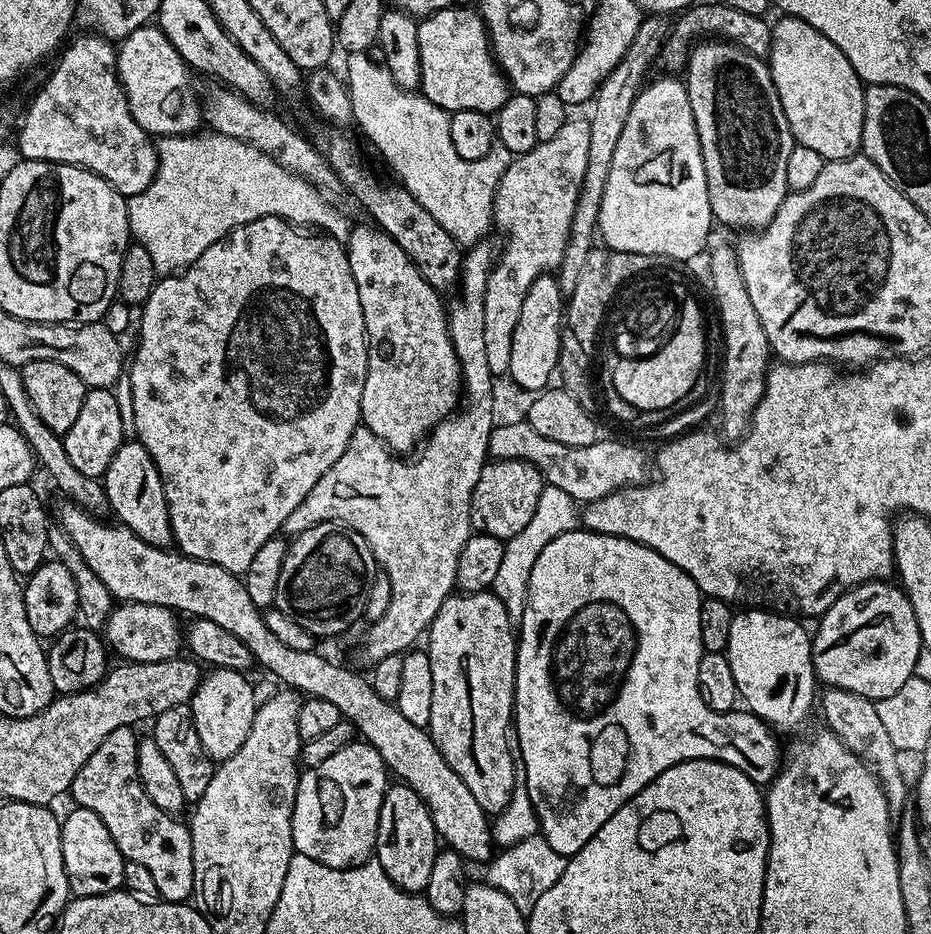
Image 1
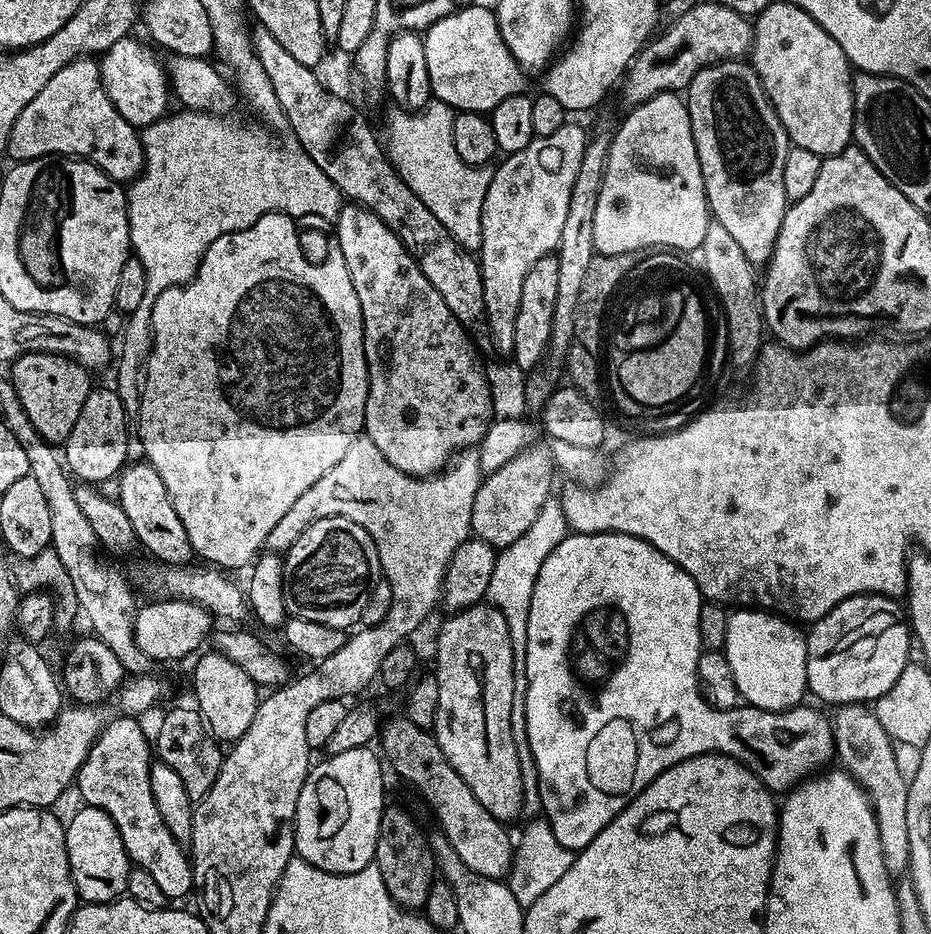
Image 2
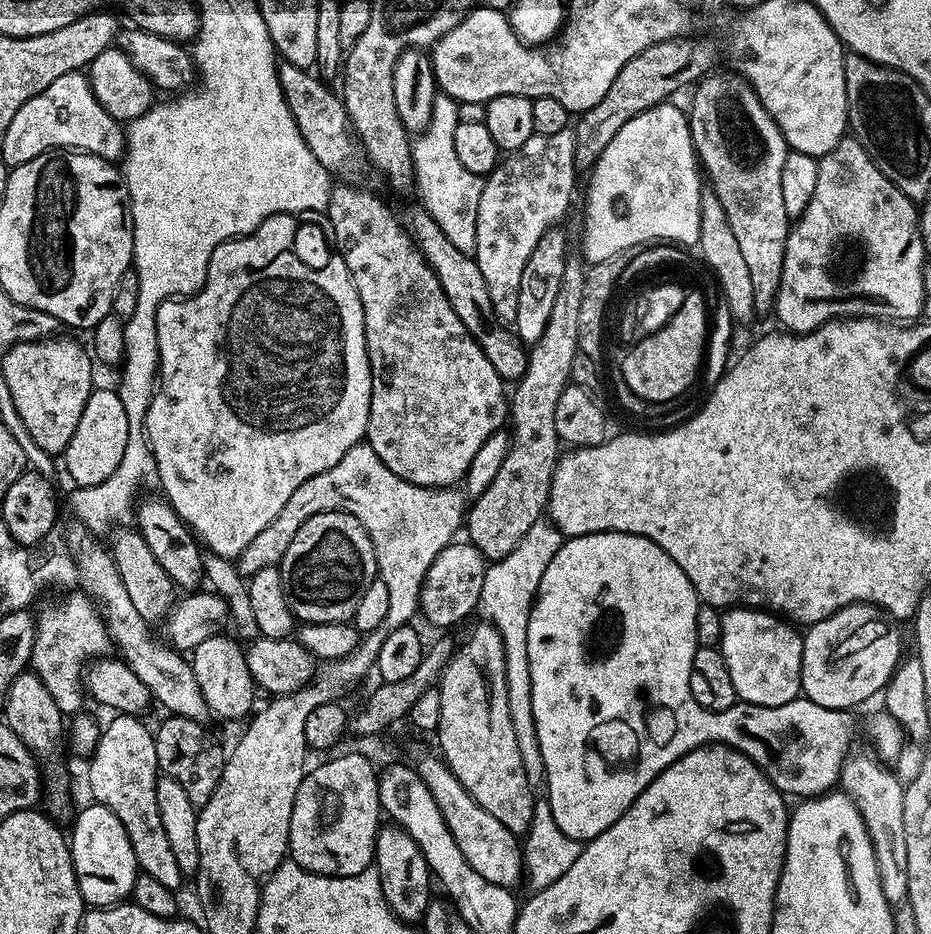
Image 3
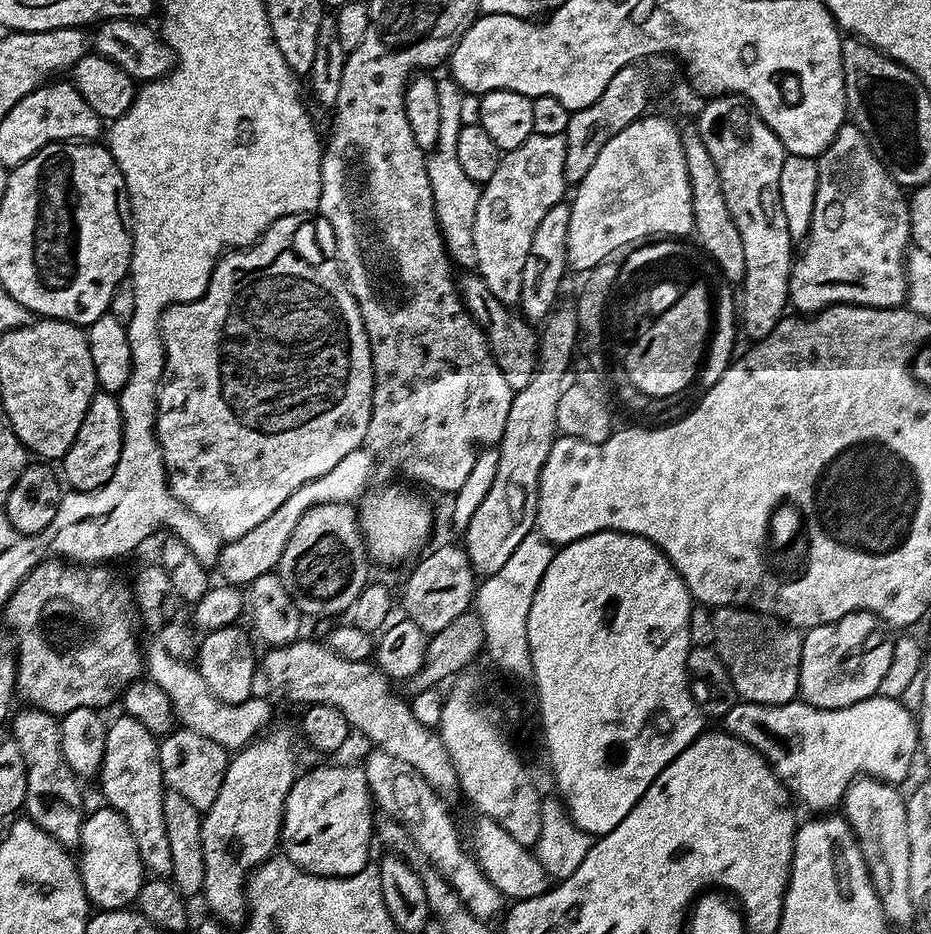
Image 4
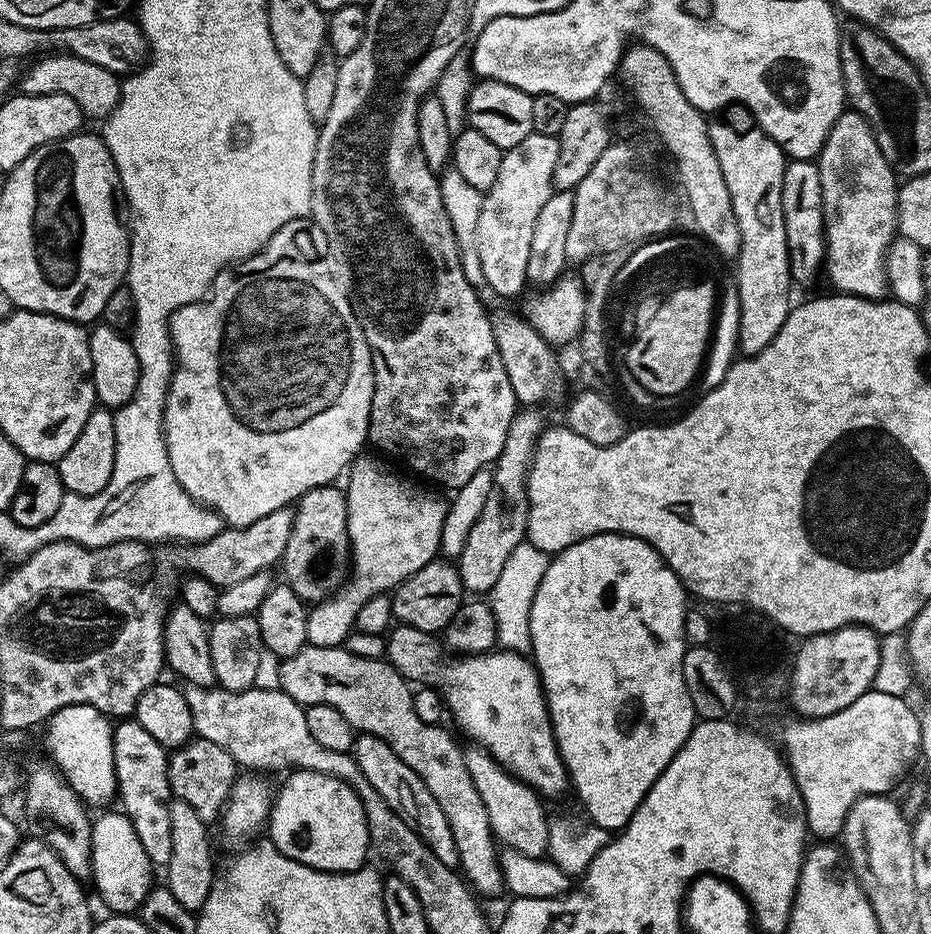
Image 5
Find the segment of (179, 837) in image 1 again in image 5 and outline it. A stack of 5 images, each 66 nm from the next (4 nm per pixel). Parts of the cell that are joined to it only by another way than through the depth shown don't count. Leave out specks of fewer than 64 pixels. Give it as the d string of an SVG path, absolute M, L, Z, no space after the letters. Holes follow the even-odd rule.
M135 718L121 719L113 727L112 746L119 807L130 818L152 865L166 866L170 862L170 804L174 799L168 781L169 753Z

